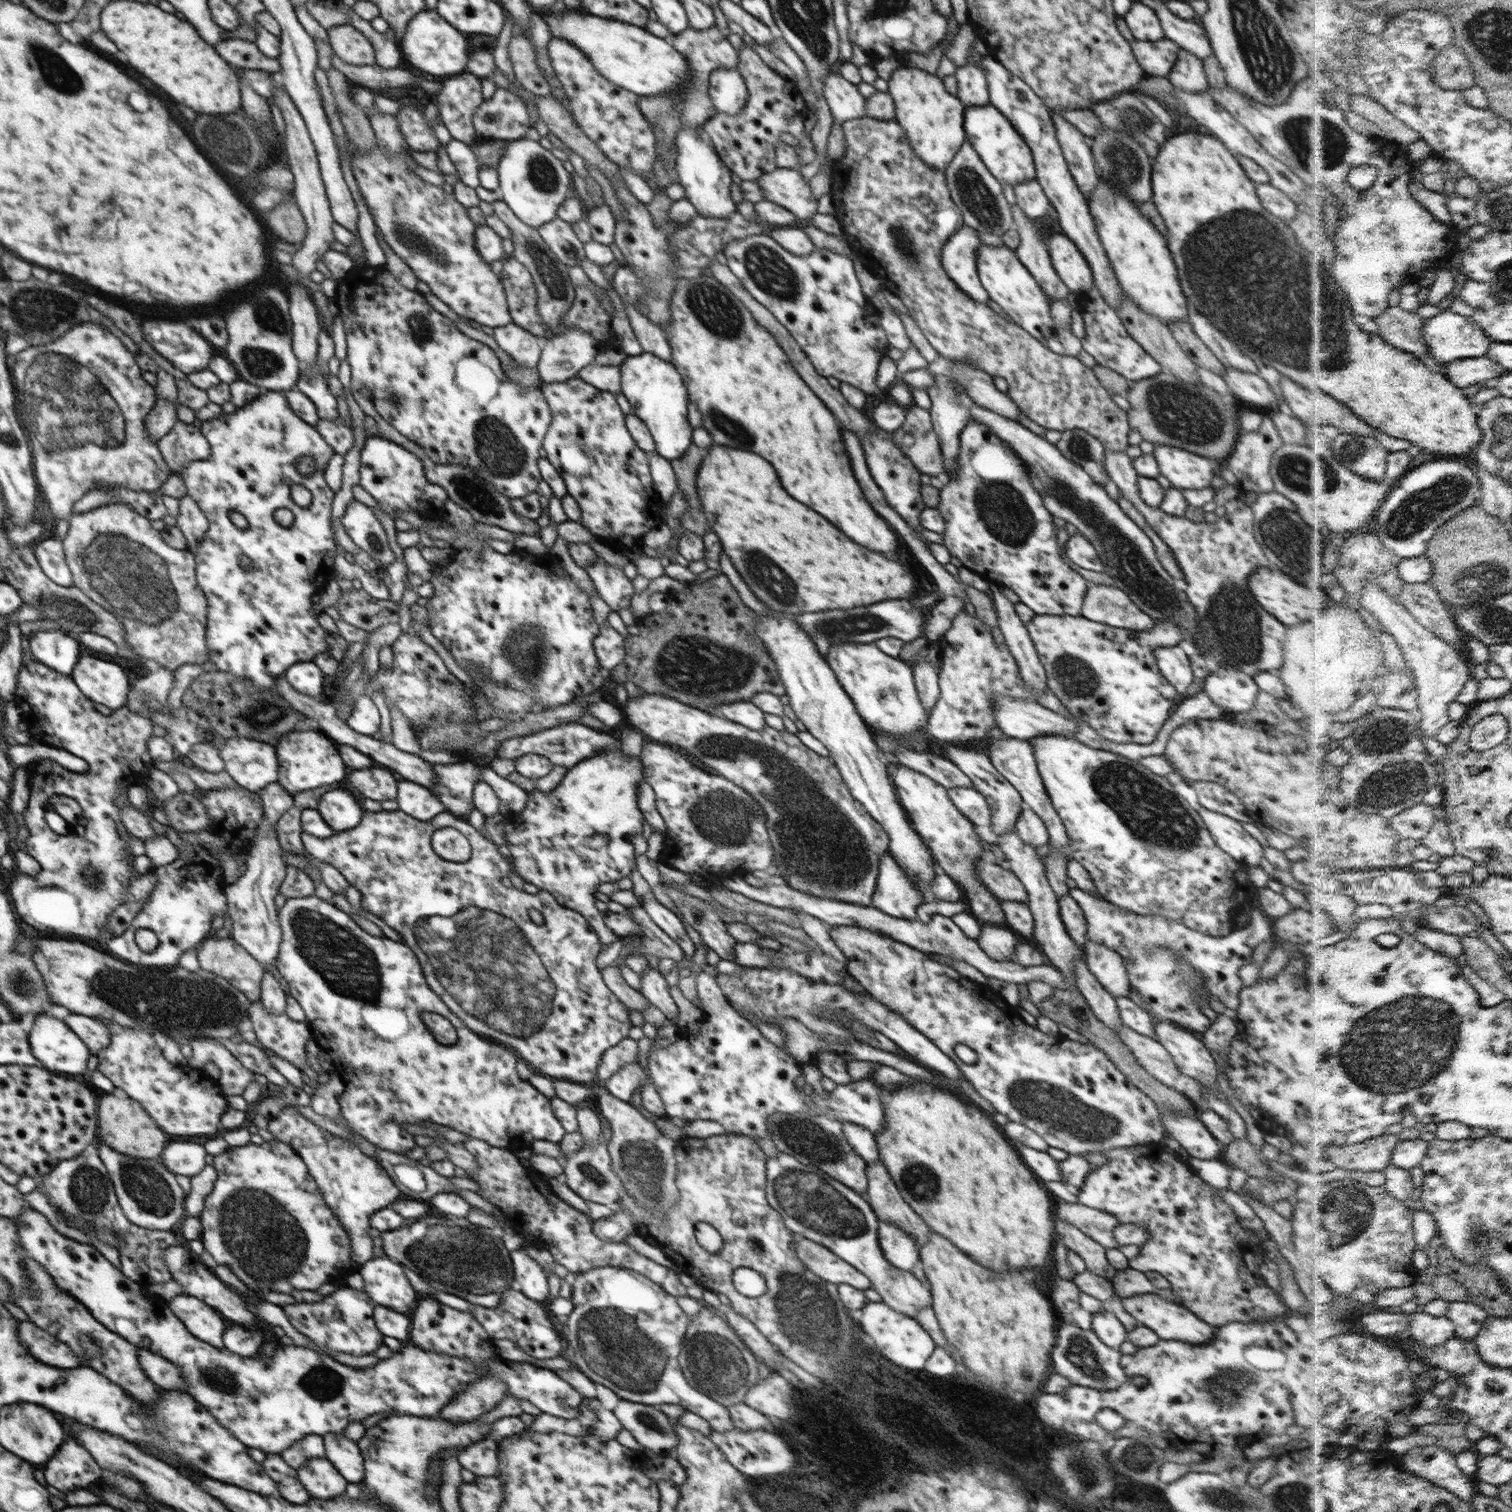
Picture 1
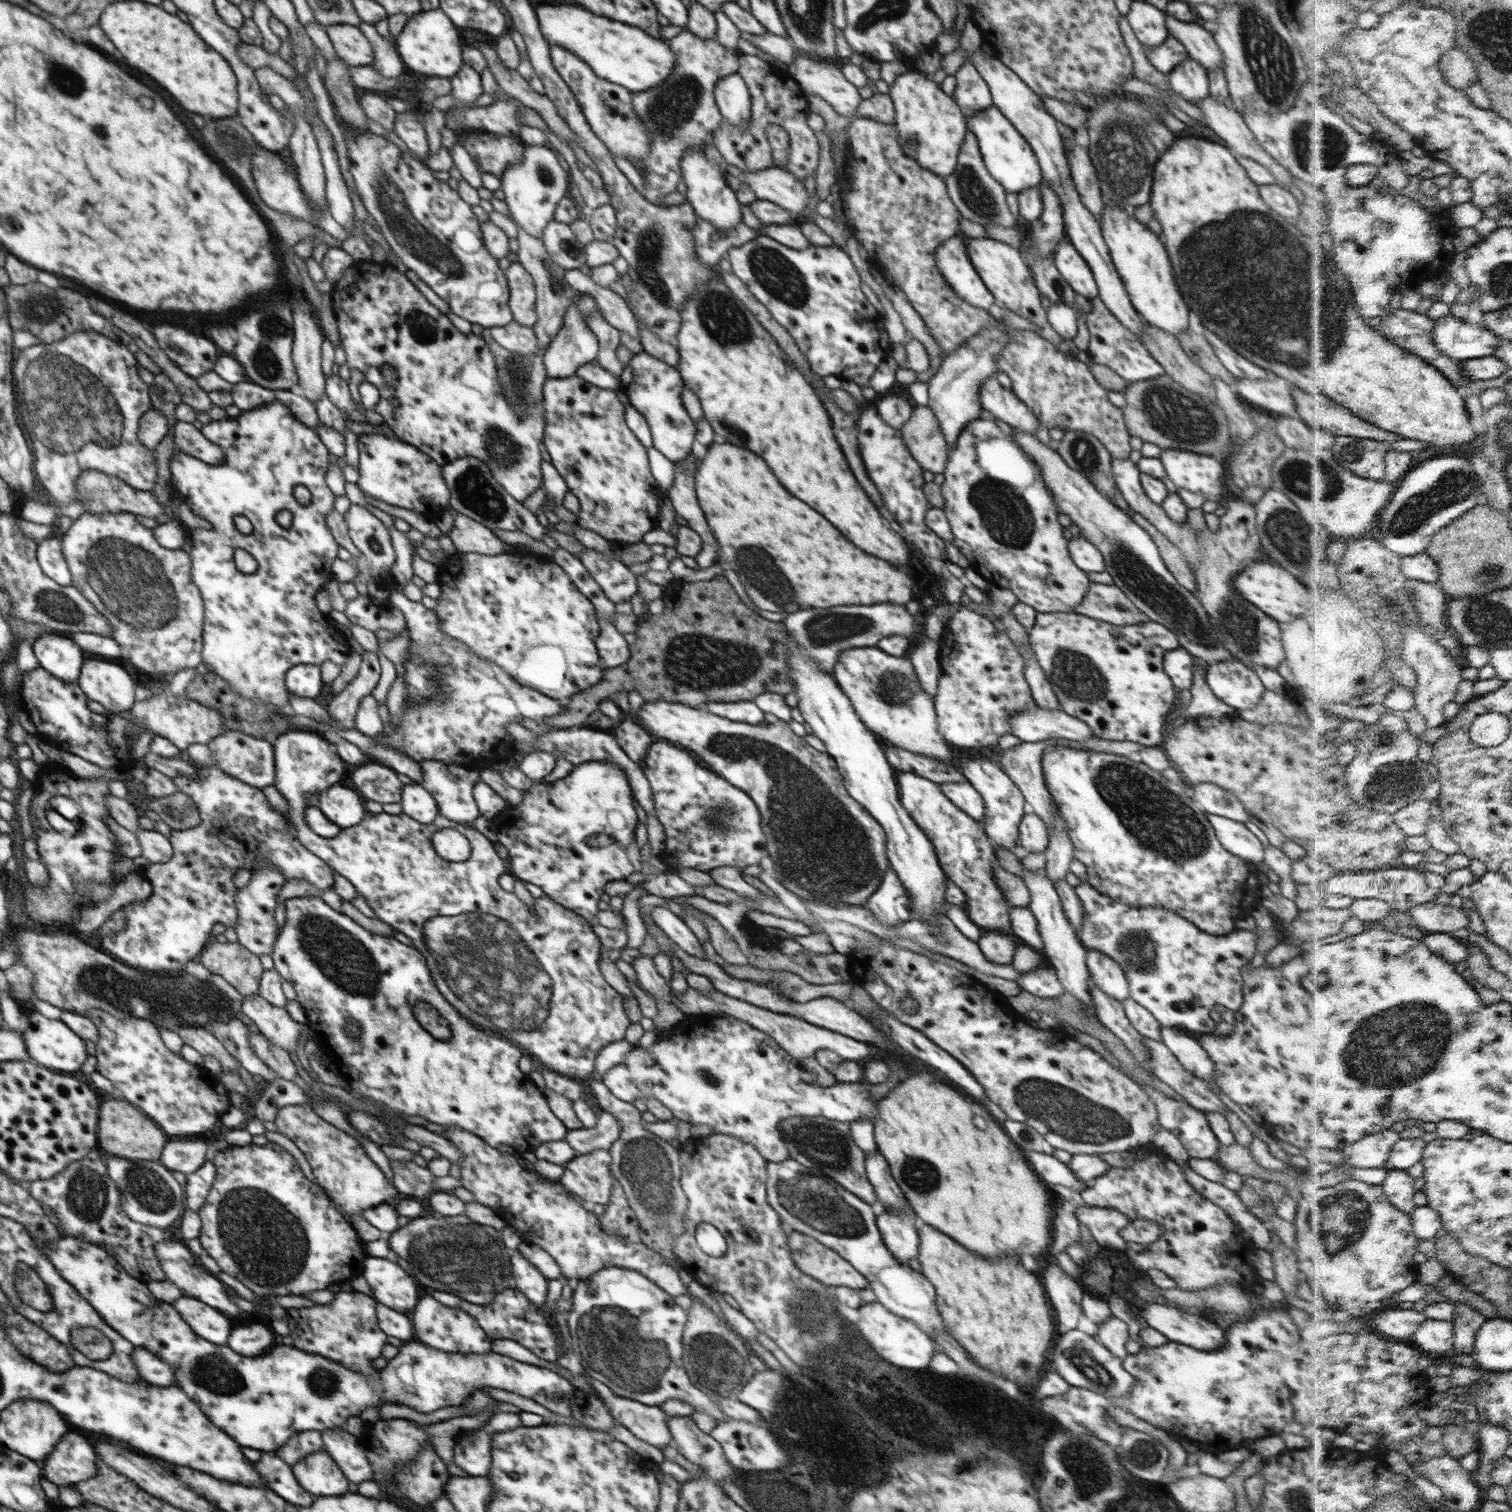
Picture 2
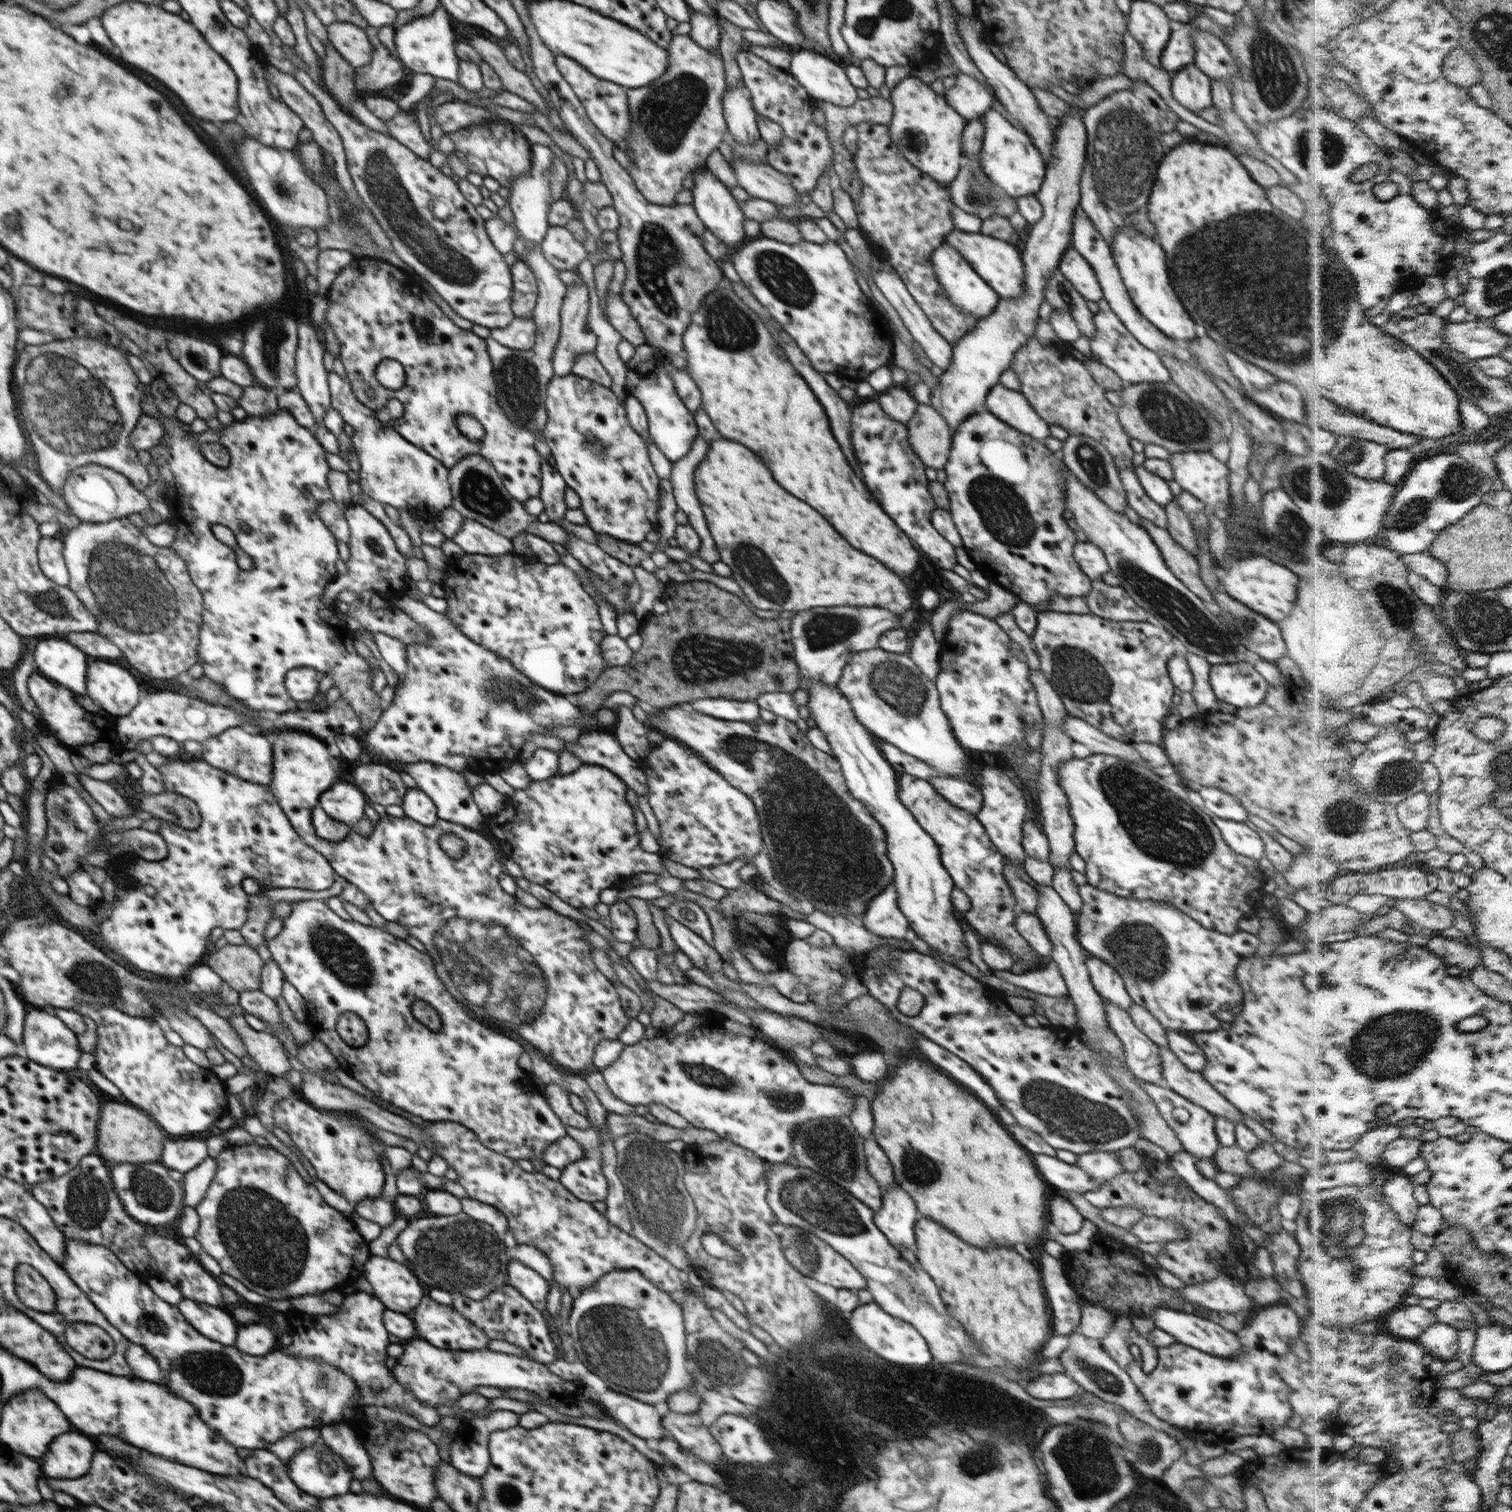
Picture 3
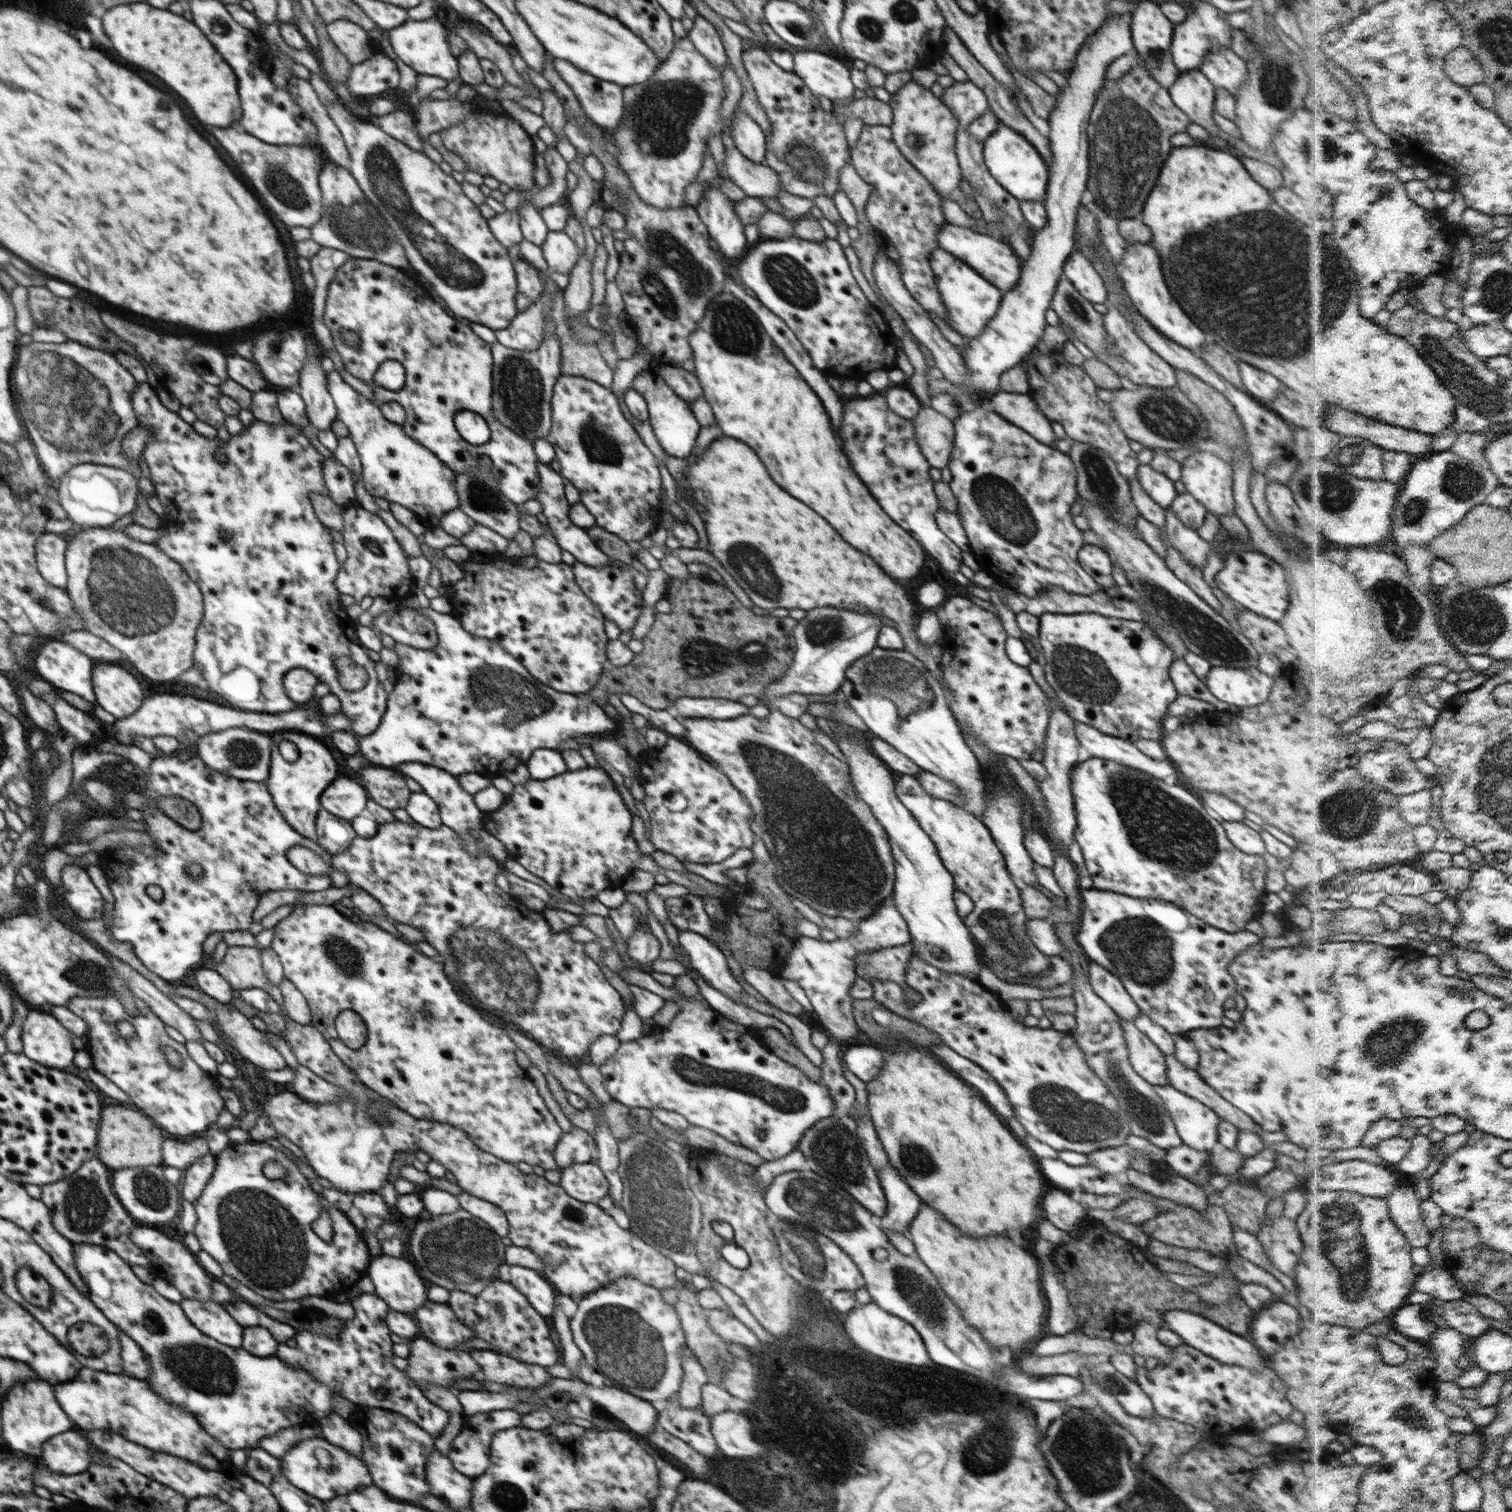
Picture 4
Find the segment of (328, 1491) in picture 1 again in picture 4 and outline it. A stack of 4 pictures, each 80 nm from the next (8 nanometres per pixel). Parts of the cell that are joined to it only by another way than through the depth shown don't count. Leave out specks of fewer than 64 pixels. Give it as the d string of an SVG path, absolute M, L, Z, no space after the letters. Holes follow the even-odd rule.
M322 1436L302 1441L293 1448L294 1450L290 1454L280 1458L282 1460L282 1475L288 1478L295 1488L304 1490L304 1493L312 1495L313 1498L320 1498L322 1501L332 1500L334 1496L348 1495L358 1486L374 1486L368 1468L358 1460L357 1456L328 1442Z

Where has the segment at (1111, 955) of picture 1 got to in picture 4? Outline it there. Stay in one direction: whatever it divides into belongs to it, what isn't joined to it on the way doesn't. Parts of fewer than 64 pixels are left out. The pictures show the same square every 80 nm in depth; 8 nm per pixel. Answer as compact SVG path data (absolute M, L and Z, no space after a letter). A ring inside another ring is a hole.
M1093 962L1088 967L1088 977L1094 993L1106 1002L1120 1019L1133 1023L1140 1015L1141 1011L1124 988L1122 981L1109 970Z

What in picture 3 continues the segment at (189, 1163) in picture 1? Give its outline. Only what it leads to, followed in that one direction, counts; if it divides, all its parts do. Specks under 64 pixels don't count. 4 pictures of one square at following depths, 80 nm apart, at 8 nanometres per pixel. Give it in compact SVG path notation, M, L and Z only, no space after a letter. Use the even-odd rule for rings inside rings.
M198 1136L198 1140L165 1142L160 1163L166 1168L185 1173L197 1167L206 1157L208 1147L204 1142L204 1136Z

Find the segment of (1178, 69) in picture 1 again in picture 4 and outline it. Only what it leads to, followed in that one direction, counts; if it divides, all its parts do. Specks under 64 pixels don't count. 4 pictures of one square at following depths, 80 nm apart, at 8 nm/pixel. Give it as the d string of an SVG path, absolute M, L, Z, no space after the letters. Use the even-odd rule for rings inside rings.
M1198 69L1184 71L1169 88L1169 96L1195 122L1211 135L1217 135L1219 127L1213 121L1215 110L1215 87Z

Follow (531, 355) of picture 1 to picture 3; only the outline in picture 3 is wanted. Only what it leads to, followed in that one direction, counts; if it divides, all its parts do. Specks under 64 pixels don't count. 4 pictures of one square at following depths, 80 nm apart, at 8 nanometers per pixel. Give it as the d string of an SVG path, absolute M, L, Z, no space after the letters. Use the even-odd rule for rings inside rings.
M515 317L510 325L492 329L491 337L508 348L514 350L530 350L535 343L536 325L534 319Z

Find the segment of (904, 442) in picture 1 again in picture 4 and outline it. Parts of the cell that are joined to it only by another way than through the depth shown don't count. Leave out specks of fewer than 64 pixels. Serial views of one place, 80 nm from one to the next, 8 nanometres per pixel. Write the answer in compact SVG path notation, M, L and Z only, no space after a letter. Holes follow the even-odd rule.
M922 405L912 419L917 443L931 467L948 466L954 446L955 426L947 416Z

